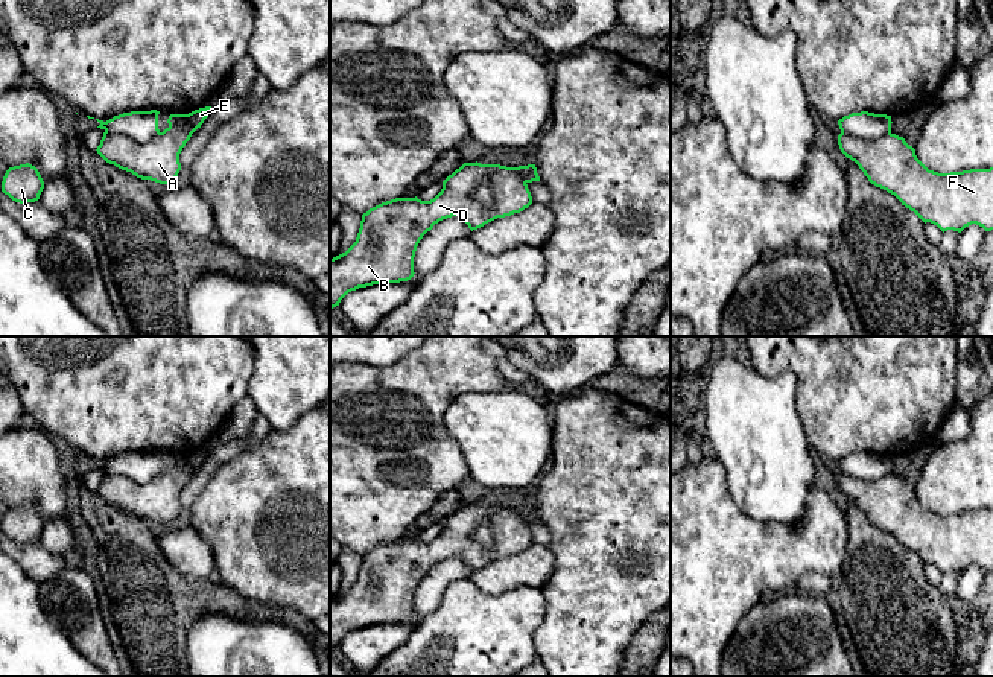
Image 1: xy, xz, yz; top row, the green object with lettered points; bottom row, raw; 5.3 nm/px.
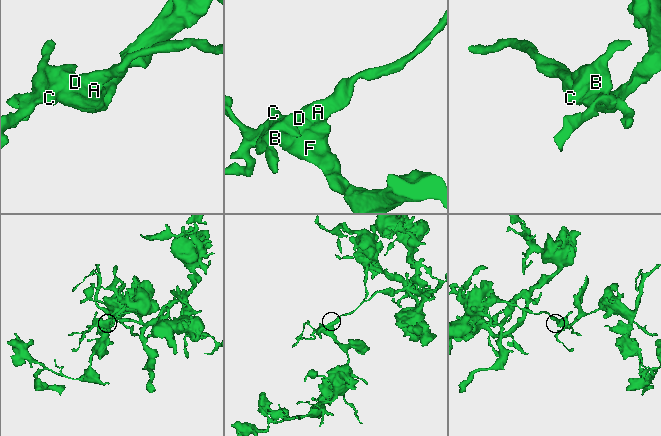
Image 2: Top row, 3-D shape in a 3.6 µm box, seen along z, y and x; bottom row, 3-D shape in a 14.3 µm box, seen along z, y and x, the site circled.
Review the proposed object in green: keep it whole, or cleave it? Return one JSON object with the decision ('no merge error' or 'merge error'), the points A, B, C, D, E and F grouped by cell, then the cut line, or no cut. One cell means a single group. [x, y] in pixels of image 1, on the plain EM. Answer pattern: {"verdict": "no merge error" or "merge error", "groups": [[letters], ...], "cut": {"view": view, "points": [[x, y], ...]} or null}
{"verdict": "merge error", "groups": [["A", "B", "C", "D", "F"], ["E"]], "cut": {"view": "xy", "points": [[104, 463], [108, 472], [139, 483], [158, 472]]}}

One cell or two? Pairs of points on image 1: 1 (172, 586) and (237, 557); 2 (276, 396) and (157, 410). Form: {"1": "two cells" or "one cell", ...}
{"1": "two cells", "2": "two cells"}

